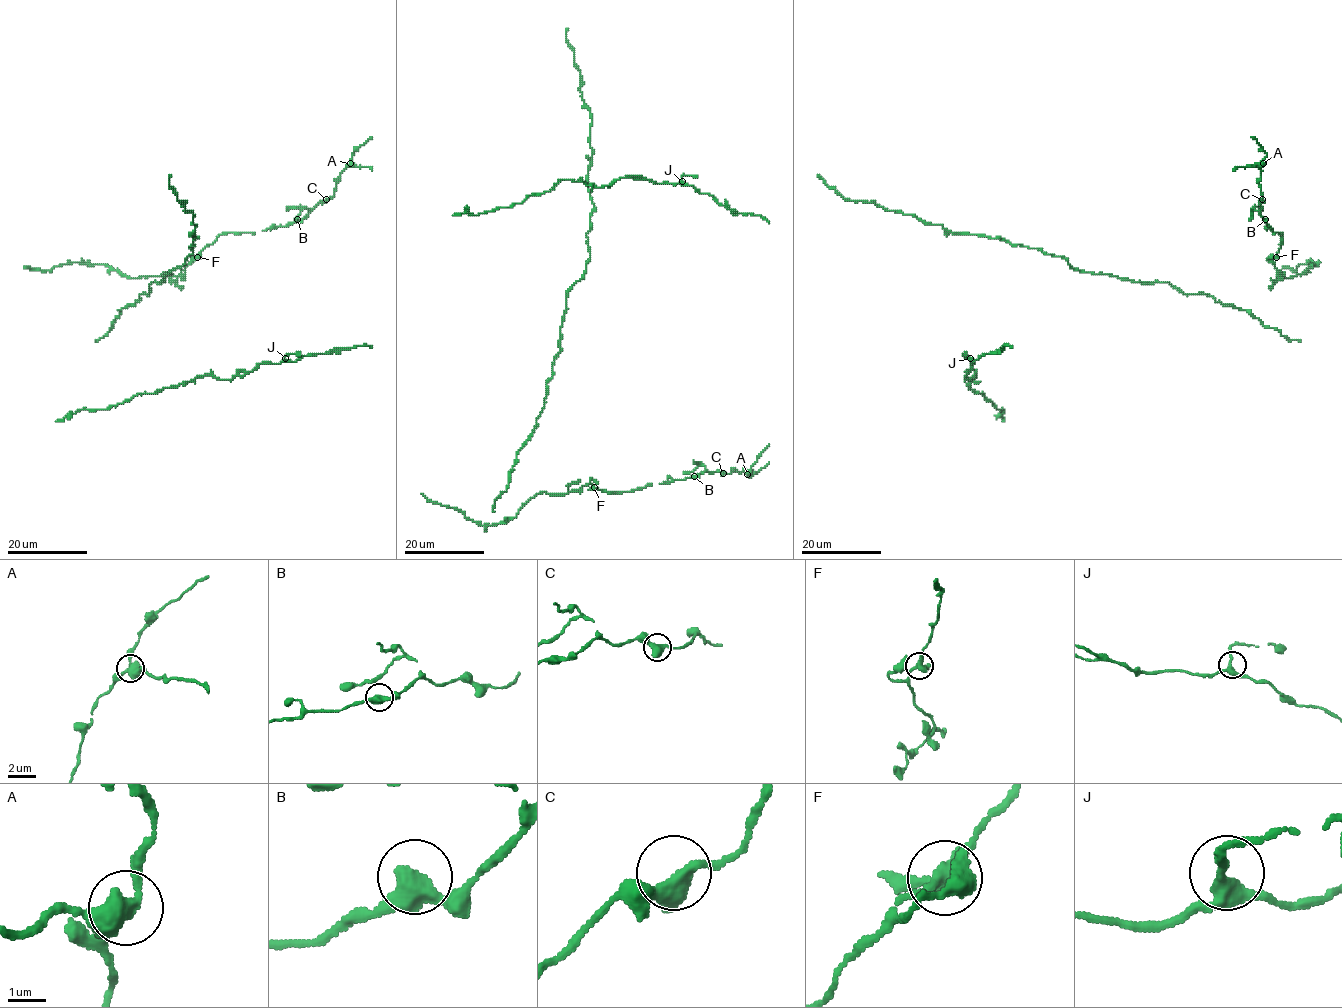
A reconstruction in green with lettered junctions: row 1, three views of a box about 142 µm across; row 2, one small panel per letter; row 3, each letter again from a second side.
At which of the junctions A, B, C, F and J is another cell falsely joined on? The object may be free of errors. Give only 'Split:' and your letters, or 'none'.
Split: A

